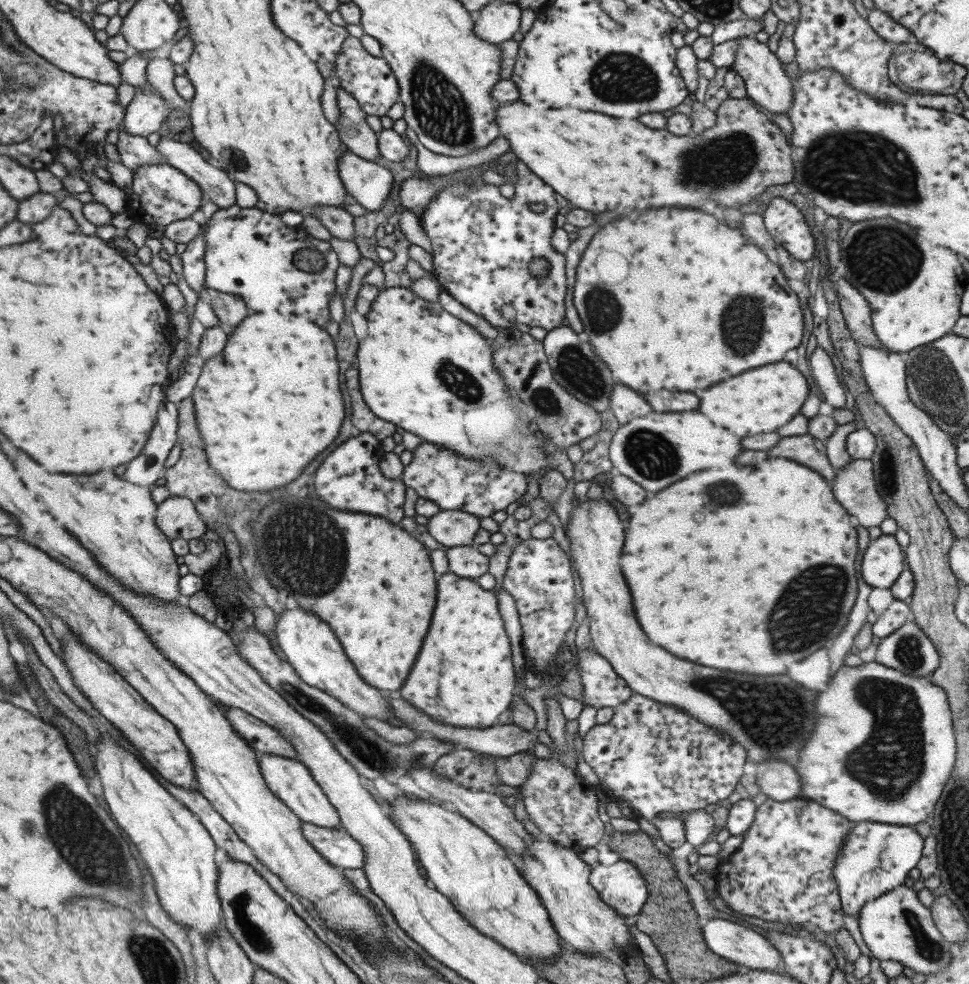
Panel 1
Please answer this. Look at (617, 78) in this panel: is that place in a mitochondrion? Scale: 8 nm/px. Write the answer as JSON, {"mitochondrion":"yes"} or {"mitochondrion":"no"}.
{"mitochondrion":"yes"}

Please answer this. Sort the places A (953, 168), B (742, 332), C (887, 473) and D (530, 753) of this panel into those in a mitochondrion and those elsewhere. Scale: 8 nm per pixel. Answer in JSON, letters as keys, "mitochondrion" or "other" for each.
{"A":"other","B":"mitochondrion","C":"mitochondrion","D":"other"}

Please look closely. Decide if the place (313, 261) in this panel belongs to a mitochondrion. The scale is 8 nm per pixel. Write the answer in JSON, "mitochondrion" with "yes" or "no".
{"mitochondrion":"yes"}

